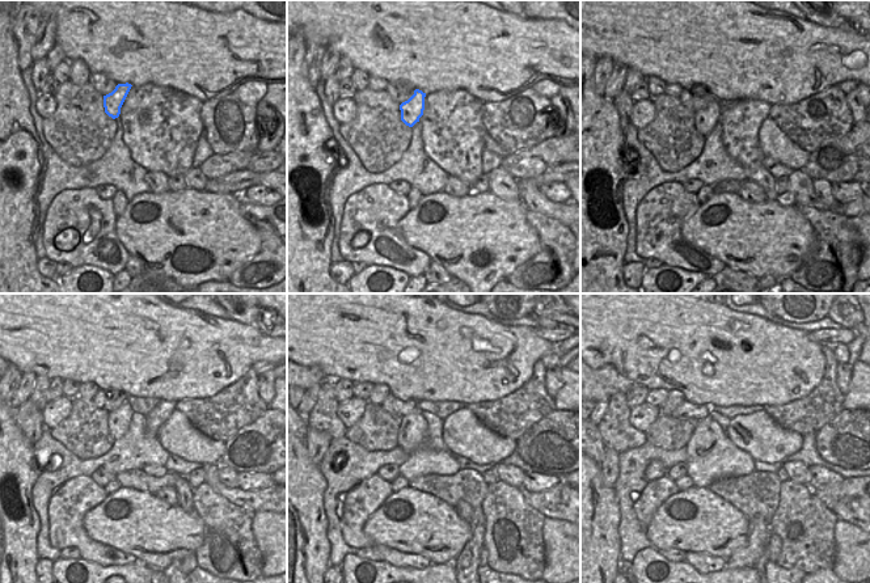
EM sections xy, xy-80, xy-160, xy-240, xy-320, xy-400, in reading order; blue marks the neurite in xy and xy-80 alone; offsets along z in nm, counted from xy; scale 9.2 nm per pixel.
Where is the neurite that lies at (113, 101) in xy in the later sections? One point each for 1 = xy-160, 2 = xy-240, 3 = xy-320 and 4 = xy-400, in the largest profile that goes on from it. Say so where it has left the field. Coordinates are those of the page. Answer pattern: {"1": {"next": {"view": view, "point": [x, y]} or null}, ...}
{"1": {"next": {"view": "xy-160", "point": [705, 119]}}, "2": {"next": {"view": "xy-240", "point": [119, 419]}}, "3": {"next": {"view": "xy-320", "point": [413, 430]}}, "4": {"next": {"view": "xy-400", "point": [710, 455]}}}

